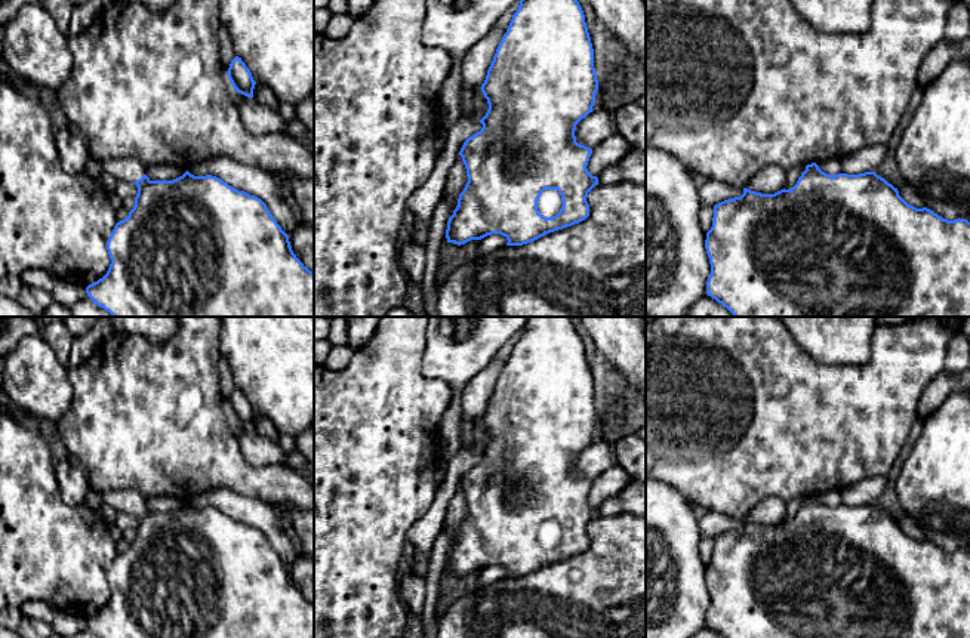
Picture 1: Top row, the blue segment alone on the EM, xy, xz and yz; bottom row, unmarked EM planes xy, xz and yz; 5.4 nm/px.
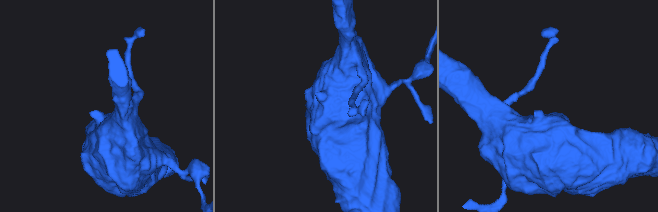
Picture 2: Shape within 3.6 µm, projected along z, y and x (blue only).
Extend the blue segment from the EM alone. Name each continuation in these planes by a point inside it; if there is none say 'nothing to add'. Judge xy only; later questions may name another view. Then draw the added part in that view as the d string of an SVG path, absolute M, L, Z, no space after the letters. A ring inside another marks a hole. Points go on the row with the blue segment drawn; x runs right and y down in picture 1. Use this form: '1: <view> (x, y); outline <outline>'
1: xy (123, 169); outline M90 157L86 166L86 173L93 179L98 179L102 173L108 173L118 182L126 181L133 184L144 175L147 175L147 167L144 167L135 158L117 158L111 161L101 161Z

